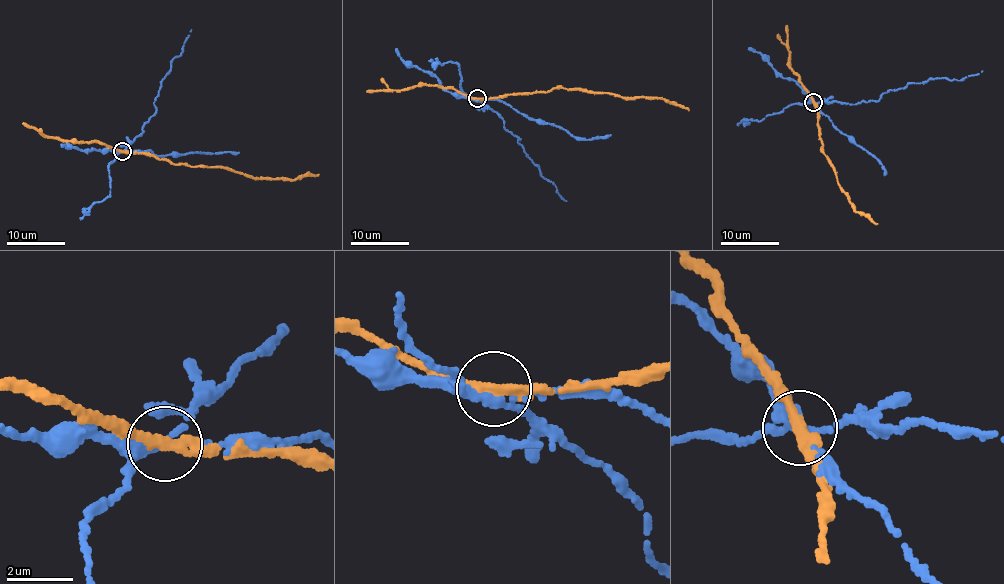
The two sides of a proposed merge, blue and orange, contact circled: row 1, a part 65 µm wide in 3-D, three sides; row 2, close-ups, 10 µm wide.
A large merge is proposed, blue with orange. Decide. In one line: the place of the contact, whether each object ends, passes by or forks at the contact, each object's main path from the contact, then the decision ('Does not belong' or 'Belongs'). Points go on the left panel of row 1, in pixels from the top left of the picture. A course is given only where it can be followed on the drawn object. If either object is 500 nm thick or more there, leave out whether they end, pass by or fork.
Place: (122, 151). At the ring blue forks. At the ring orange passes by. Course of blue: (121, 151), (144, 132), (145, 123), (154, 115), (161, 80), (191, 30). Course of orange: (123, 151), (150, 153), (192, 167), (227, 167), (260, 178), (318, 174). Does not belong

